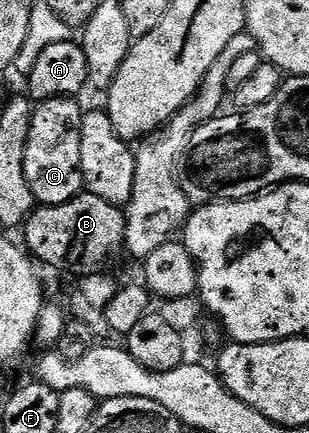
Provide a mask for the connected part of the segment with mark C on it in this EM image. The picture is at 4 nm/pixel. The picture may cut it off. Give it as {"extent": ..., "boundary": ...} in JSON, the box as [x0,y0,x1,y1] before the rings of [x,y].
{"extent":[25,97,85,206],"boundary":[[[54,97],[35,105],[33,119],[29,125],[29,139],[25,145],[25,177],[29,179],[29,189],[33,191],[40,206],[69,203],[69,199],[84,192],[81,171],[81,123],[85,109],[77,102],[75,97]]]}

